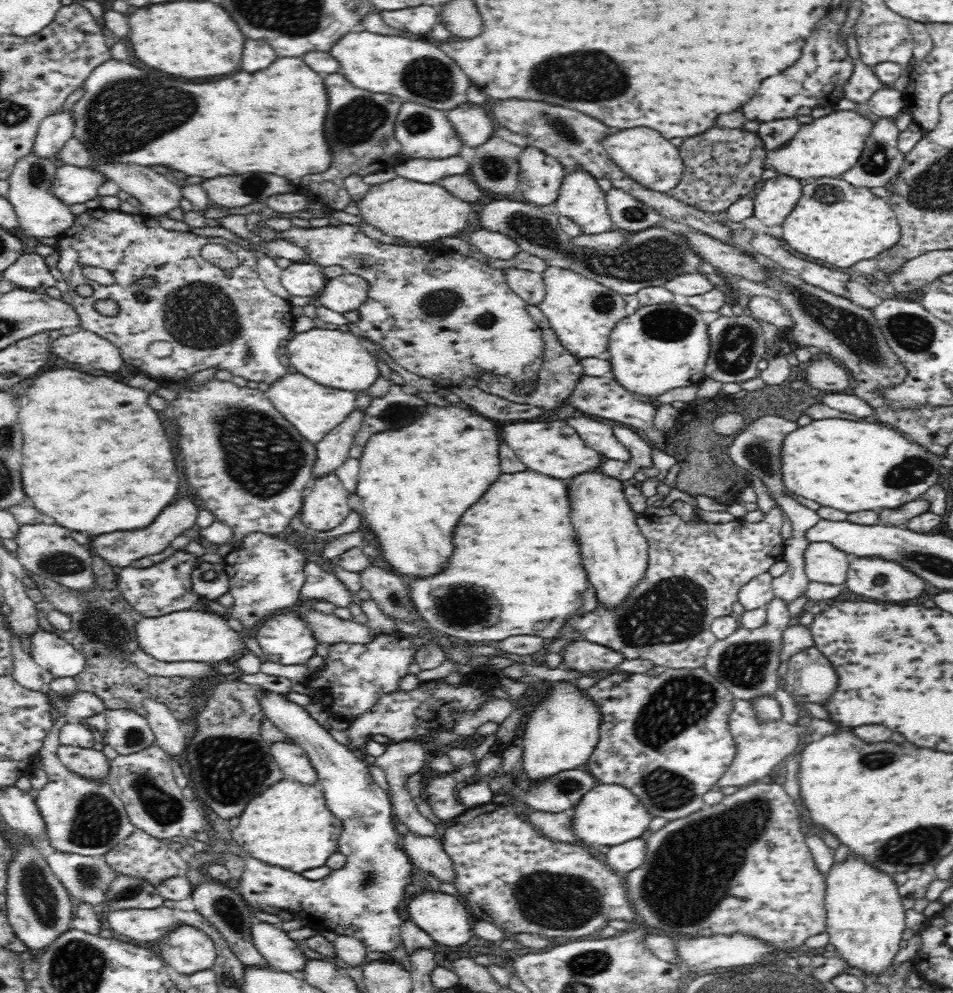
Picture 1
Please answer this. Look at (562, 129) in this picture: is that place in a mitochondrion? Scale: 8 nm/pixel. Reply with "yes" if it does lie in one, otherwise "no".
yes

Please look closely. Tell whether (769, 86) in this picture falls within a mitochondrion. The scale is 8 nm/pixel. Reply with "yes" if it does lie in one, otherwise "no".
no

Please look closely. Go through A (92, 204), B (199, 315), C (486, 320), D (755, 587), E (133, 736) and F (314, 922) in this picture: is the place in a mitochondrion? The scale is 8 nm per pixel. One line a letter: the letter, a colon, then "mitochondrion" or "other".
A: other
B: mitochondrion
C: mitochondrion
D: other
E: mitochondrion
F: other

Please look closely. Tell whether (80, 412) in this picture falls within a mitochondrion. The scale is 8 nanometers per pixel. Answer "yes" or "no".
no

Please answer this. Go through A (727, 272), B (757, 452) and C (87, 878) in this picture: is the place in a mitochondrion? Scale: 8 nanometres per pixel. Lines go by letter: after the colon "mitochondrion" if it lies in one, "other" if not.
A: other
B: mitochondrion
C: mitochondrion

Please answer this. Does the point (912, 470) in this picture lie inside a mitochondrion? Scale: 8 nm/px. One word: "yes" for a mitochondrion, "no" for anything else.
yes

